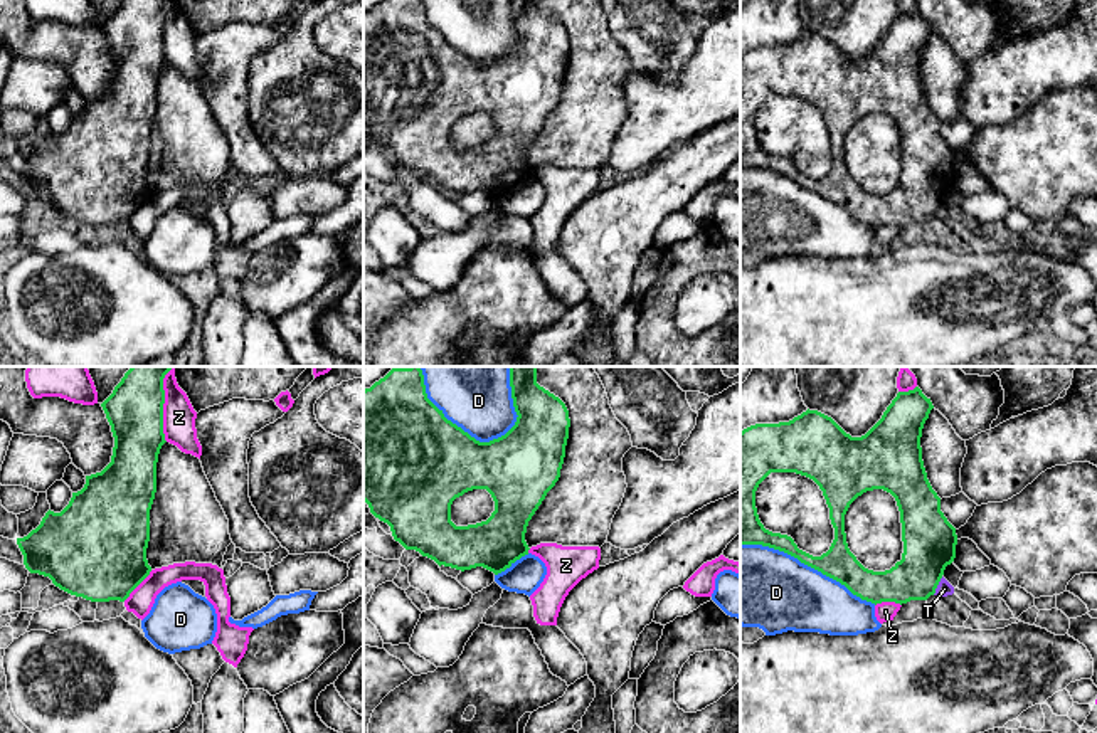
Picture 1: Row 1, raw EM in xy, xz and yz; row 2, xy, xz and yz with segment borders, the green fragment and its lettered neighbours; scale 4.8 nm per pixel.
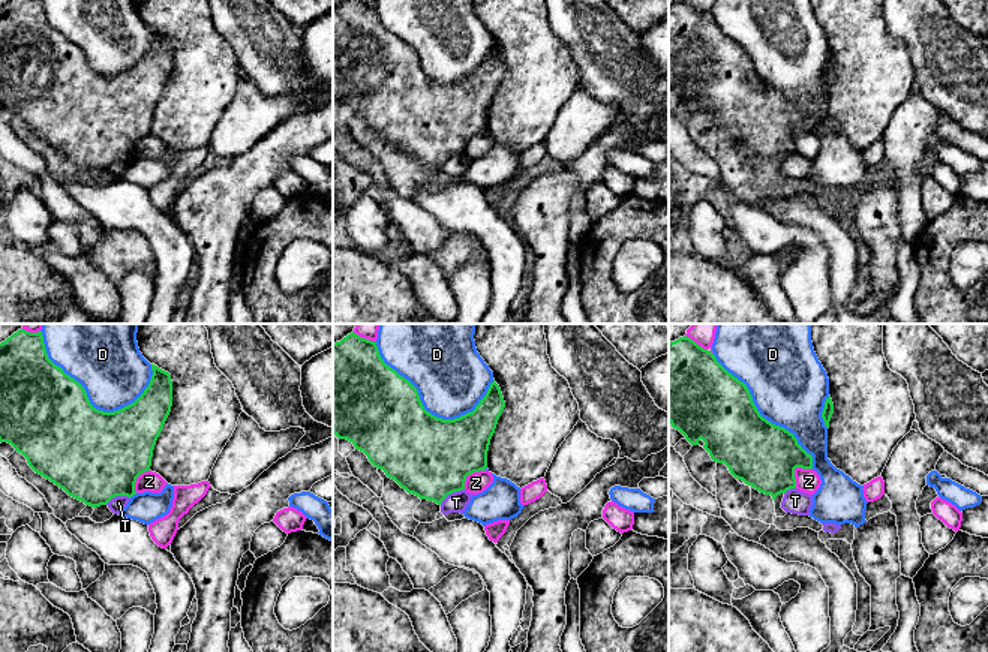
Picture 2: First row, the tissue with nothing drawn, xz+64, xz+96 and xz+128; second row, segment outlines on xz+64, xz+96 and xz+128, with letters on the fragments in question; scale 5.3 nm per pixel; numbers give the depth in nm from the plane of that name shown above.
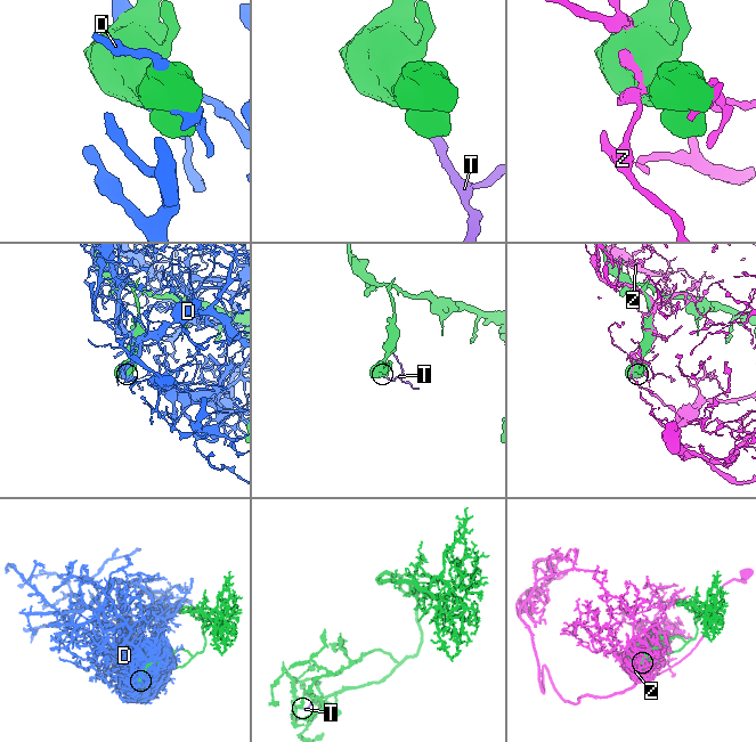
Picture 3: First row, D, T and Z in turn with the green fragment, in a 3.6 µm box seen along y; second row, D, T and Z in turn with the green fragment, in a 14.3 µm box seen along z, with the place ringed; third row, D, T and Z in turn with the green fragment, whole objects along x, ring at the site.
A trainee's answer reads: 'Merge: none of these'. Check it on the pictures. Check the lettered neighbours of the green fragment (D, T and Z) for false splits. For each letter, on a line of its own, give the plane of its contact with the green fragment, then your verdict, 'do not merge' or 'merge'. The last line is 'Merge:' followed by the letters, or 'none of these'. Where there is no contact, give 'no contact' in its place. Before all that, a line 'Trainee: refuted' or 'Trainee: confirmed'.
Trainee: confirmed
D: xz | do not merge
T: yz | do not merge
Z: xy | do not merge
Merge: none of these

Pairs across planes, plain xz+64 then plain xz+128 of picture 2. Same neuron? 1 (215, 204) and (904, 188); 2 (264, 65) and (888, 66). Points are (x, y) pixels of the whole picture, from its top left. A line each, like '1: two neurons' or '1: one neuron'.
1: two neurons
2: two neurons

